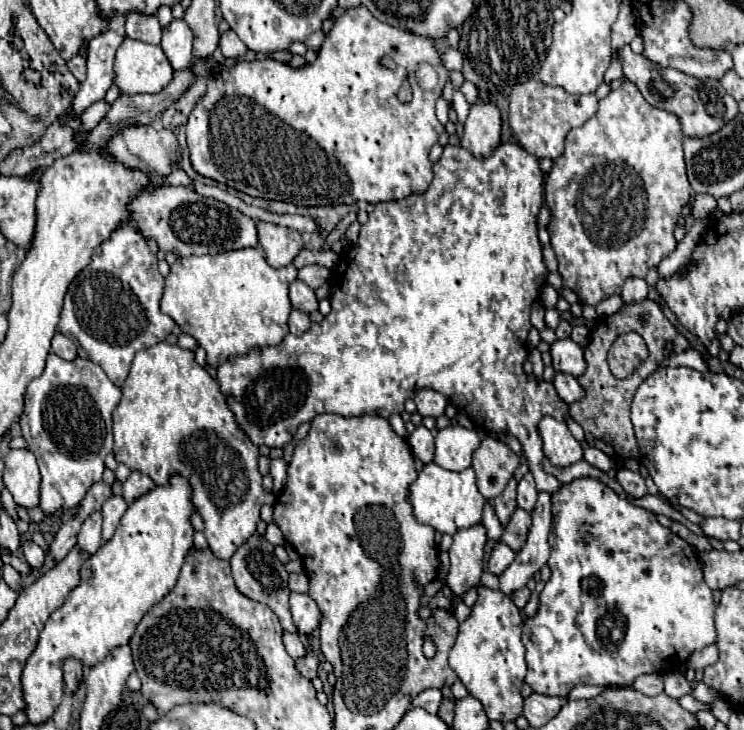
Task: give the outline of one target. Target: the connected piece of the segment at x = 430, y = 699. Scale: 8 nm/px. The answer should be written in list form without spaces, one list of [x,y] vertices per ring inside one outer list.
[[[427,688],[423,692],[419,692],[413,700],[413,706],[419,706],[419,708],[425,708],[429,714],[437,714],[439,710],[439,704],[443,700],[443,694],[439,688]]]

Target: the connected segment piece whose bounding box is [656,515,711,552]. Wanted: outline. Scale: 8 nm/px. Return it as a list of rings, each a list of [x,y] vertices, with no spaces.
[[[656,515],[657,520],[663,524],[663,526],[667,526],[667,528],[671,528],[675,534],[679,534],[683,540],[687,540],[697,552],[707,552],[707,550],[711,550],[711,544],[709,544],[709,540],[705,538],[705,536],[697,536],[697,534],[693,534],[691,530],[687,530],[683,524],[679,524],[679,522],[673,522],[673,520],[669,519],[663,515]]]

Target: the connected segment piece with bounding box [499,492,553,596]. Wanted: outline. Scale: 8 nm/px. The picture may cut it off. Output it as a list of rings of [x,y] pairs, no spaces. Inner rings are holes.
[[[539,492],[537,504],[531,512],[533,524],[527,536],[525,546],[517,552],[513,564],[499,576],[499,590],[505,596],[511,596],[513,592],[525,588],[529,578],[539,572],[551,554],[551,546],[547,542],[547,536],[551,532],[551,494]]]

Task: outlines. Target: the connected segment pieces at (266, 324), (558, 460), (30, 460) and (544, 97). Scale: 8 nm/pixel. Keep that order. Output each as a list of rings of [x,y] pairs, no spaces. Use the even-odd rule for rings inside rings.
[[[255,248],[221,252],[215,256],[189,256],[177,258],[165,278],[165,292],[161,300],[161,310],[169,314],[185,334],[193,336],[207,350],[207,364],[219,366],[229,358],[245,356],[255,348],[267,348],[279,344],[285,334],[289,334],[287,318],[293,310],[289,302],[289,284],[297,278],[297,268],[293,264],[283,268],[271,268],[265,262],[265,252]]]
[[[545,416],[539,422],[539,432],[543,438],[543,452],[553,466],[567,468],[583,460],[581,444],[573,438],[565,422],[555,420],[553,416]]]
[[[11,450],[5,456],[3,482],[17,504],[25,508],[39,506],[41,474],[37,468],[35,454],[31,450]]]
[[[527,80],[517,84],[509,96],[509,126],[517,142],[531,154],[555,160],[565,150],[565,136],[571,128],[583,126],[597,112],[595,94],[569,94],[563,88],[551,88],[543,82]]]

